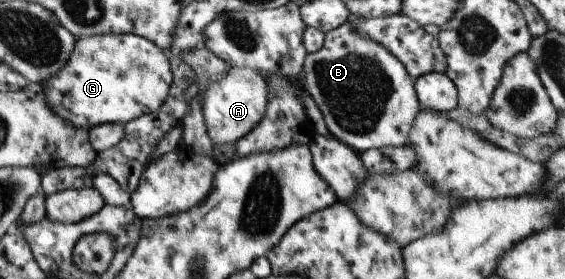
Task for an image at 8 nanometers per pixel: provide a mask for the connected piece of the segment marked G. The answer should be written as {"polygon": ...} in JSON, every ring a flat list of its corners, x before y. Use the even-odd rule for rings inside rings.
{"polygon":[[94,35,76,40,66,67,42,83,46,101,74,127,124,124,157,112,170,91,173,73,162,48,137,35]]}

